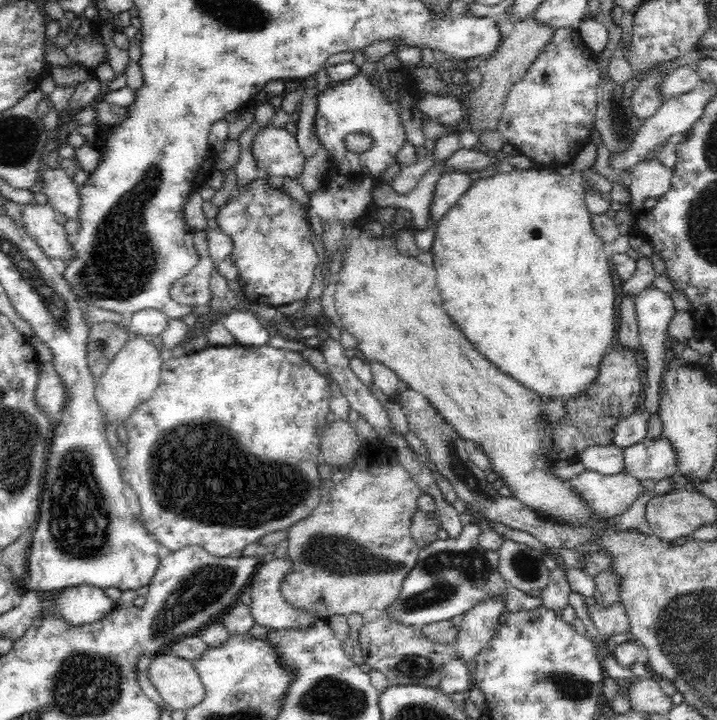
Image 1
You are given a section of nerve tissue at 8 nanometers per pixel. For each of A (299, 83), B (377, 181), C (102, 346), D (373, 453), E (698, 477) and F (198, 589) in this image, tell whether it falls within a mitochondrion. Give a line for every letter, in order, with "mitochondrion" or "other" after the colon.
A: other
B: other
C: mitochondrion
D: other
E: other
F: mitochondrion

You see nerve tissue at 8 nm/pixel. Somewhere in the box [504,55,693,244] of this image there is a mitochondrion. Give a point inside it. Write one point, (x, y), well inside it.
(617, 110)

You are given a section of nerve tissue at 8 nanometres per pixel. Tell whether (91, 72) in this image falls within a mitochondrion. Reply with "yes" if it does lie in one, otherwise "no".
no

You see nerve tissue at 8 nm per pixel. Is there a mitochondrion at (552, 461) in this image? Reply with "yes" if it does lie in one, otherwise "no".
no

